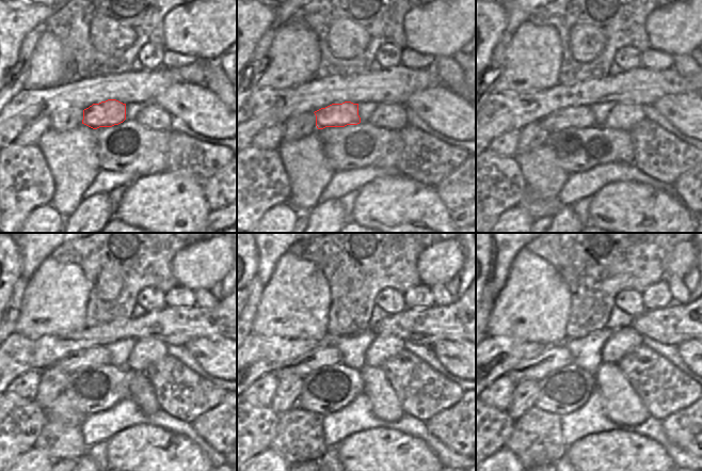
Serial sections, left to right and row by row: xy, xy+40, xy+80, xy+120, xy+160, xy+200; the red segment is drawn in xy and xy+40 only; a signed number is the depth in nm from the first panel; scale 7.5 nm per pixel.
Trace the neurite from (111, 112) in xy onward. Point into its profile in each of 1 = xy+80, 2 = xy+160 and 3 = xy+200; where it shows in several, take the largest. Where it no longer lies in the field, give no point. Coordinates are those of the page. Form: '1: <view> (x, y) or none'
1: xy+80 (578, 116)
2: xy+160 (316, 359)
3: xy+200 (557, 357)

